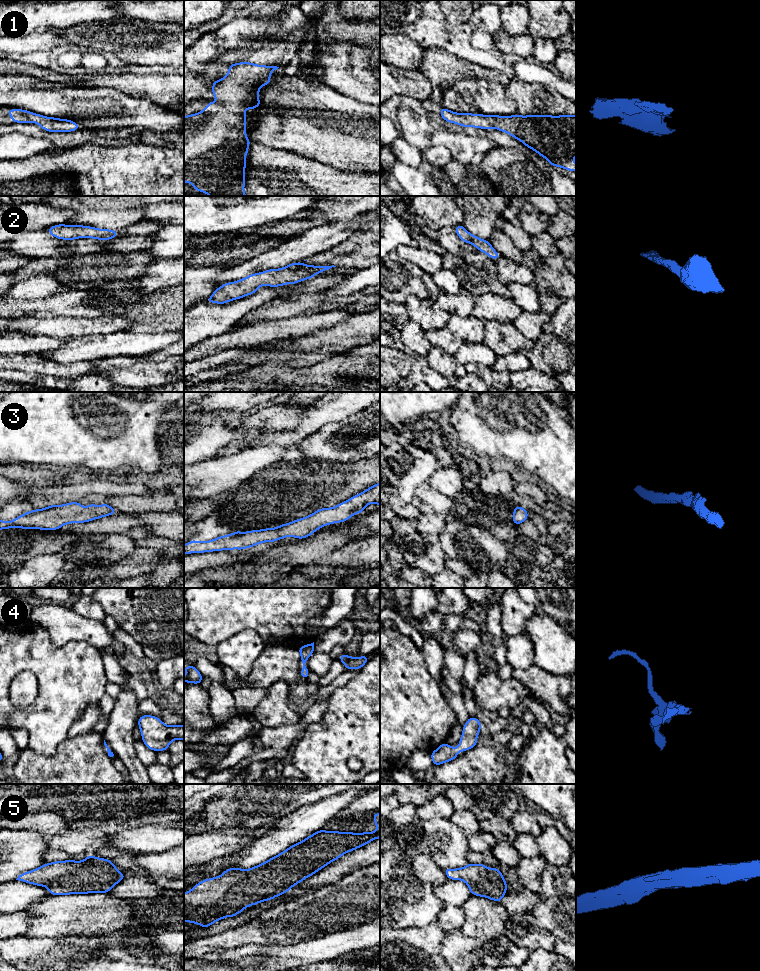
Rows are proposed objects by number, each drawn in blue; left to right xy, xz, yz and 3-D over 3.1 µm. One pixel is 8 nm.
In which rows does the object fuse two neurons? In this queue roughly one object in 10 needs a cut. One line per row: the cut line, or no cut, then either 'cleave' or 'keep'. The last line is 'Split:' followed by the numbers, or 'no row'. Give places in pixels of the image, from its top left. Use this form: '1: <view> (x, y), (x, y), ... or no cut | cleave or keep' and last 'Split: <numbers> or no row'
1: no cut | keep
2: no cut | keep
3: no cut | keep
4: no cut | keep
5: no cut | keep
Split: no row

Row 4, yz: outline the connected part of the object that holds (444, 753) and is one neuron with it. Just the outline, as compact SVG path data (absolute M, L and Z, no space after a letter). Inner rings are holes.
M469 717L463 726L462 736L457 748L454 748L445 742L430 753L433 765L437 766L452 761L458 756L460 751L464 752L475 747L481 728L482 725L476 717Z

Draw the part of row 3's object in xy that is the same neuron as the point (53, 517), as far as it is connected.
M80 502L63 505L49 505L46 508L26 512L12 521L0 520L0 530L18 527L54 531L65 524L84 523L117 513L109 504L89 504L83 507Z

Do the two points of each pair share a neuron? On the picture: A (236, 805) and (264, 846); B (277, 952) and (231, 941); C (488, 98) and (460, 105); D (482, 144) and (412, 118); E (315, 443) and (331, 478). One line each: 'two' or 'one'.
A: two
B: two
C: one
D: one
E: two

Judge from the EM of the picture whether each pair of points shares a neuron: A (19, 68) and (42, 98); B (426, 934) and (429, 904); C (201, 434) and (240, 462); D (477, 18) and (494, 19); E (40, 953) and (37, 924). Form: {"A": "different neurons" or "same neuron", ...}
{"A": "different neurons", "B": "different neurons", "C": "different neurons", "D": "same neuron", "E": "different neurons"}

